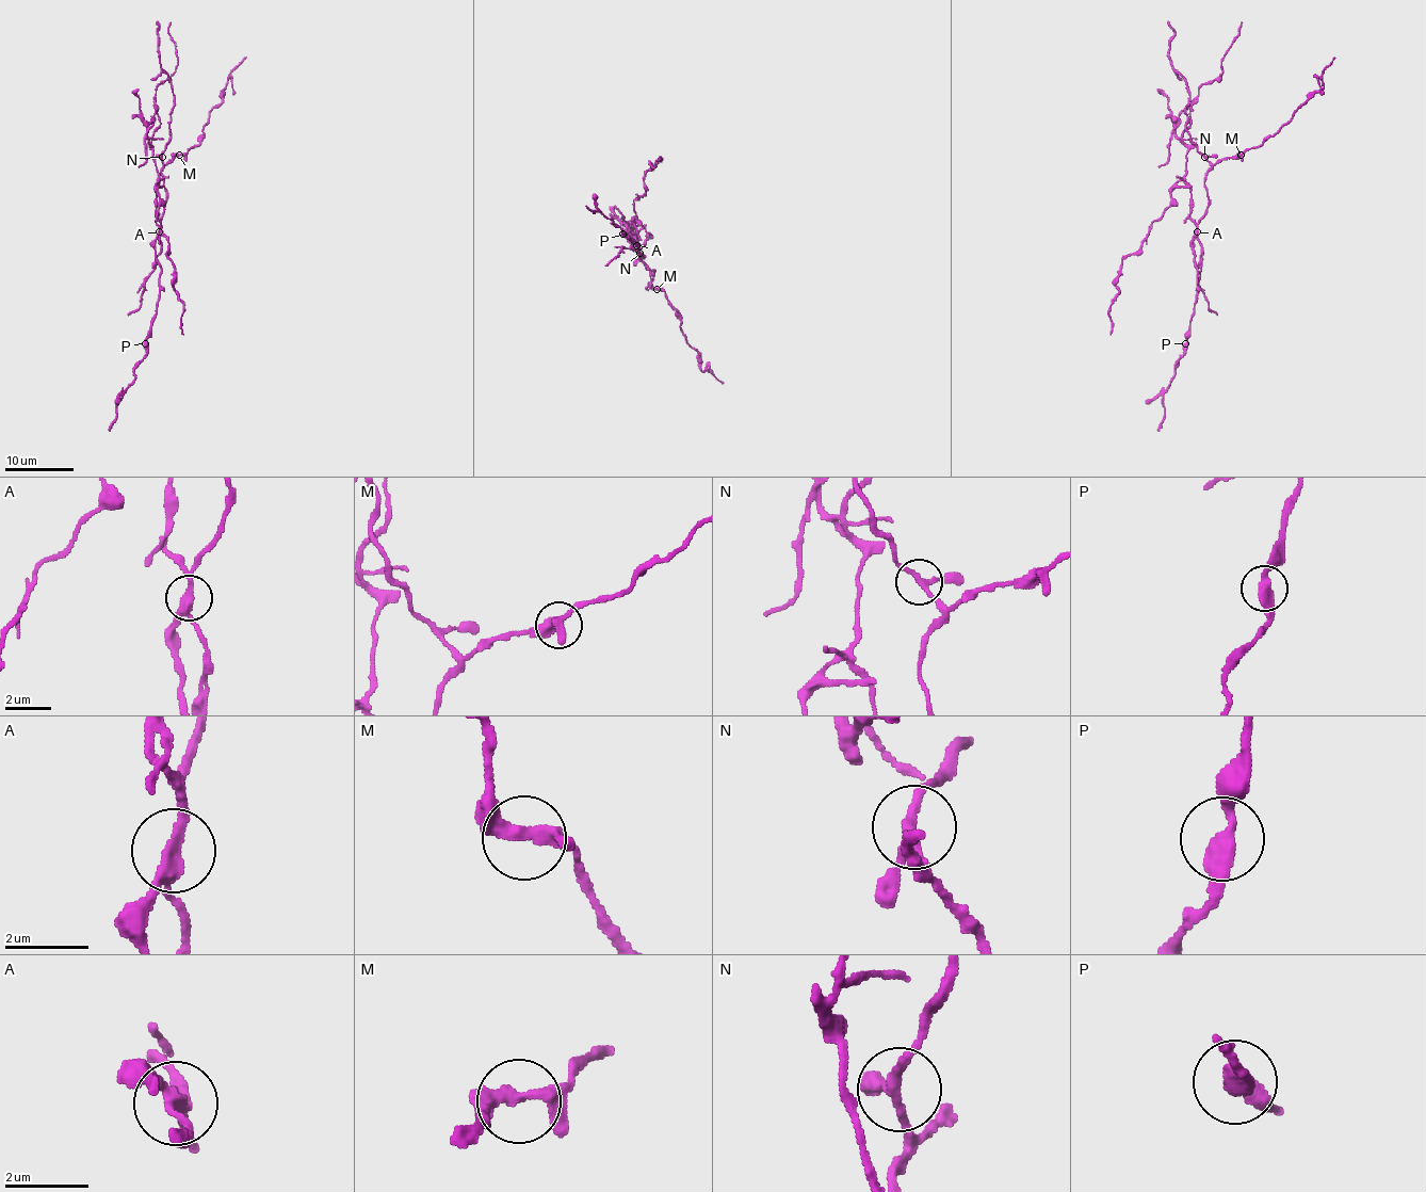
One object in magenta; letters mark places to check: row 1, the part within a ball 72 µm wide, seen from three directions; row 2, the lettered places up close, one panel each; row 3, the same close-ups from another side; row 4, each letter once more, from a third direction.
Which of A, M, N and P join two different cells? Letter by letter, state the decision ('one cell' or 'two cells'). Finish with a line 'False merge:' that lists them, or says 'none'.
A: two cells
M: one cell
N: one cell
P: one cell
False merge: A

